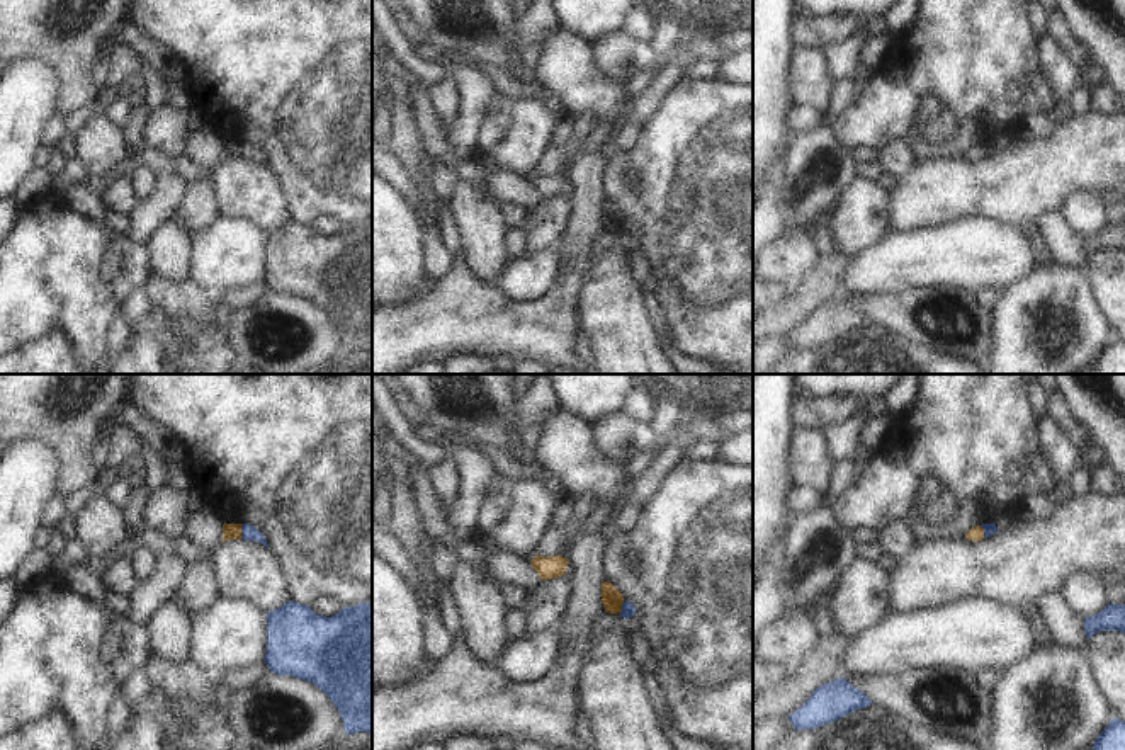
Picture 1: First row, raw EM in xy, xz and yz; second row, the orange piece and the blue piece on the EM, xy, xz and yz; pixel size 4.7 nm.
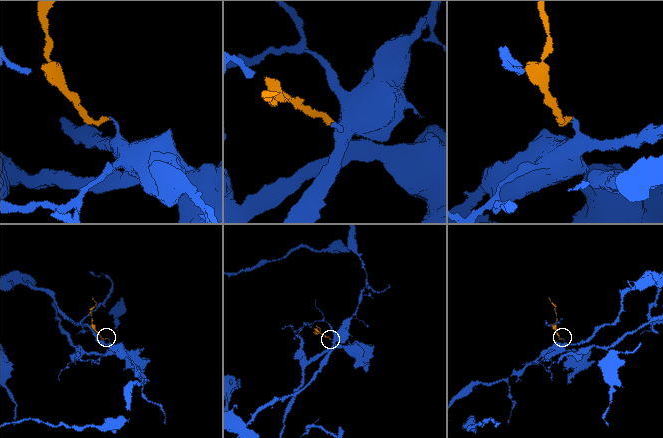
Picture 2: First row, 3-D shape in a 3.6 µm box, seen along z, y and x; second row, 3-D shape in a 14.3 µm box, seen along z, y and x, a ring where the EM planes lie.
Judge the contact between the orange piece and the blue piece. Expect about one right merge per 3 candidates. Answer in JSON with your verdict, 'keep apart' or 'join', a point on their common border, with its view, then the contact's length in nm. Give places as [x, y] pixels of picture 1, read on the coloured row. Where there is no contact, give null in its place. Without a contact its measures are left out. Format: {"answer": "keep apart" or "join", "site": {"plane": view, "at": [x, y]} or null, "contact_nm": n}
{"answer": "join", "site": {"plane": "xy", "at": [240, 531]}, "contact_nm": 70}

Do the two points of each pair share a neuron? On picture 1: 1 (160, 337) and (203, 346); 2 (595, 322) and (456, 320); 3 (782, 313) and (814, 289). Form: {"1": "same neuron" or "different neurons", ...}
{"1": "different neurons", "2": "different neurons", "3": "same neuron"}

